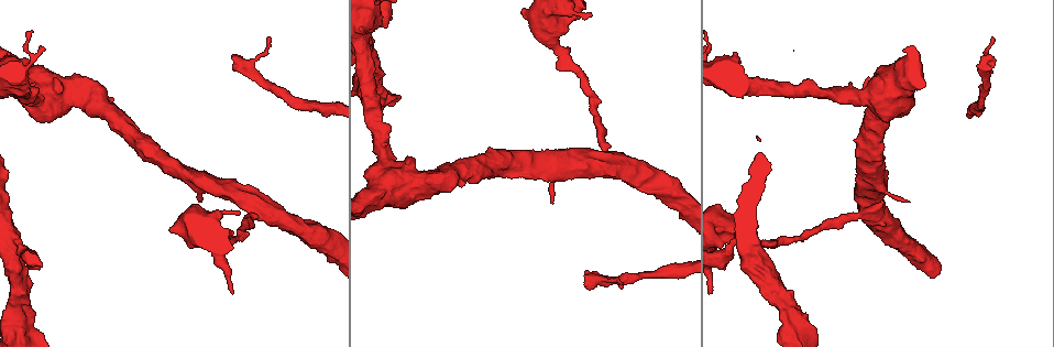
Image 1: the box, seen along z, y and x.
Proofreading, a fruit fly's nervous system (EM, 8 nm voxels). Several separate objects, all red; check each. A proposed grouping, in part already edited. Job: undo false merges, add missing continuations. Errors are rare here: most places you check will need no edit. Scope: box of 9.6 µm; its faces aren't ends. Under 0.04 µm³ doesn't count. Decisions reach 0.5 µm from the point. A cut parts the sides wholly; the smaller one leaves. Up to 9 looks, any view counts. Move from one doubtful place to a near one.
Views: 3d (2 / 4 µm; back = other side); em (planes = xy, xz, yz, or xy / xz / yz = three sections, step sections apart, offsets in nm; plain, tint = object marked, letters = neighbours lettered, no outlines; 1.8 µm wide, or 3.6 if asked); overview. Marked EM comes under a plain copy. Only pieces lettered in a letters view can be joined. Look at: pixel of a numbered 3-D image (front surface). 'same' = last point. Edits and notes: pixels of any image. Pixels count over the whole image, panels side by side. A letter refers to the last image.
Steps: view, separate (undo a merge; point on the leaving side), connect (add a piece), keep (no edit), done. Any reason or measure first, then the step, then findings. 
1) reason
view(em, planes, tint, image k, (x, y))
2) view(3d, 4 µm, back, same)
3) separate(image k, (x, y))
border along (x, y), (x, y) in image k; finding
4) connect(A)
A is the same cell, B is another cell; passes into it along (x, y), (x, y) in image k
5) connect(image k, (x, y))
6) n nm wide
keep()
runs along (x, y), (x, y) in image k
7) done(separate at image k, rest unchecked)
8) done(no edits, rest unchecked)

thin end
view(3d, 2 µm, image 1, (907, 199))

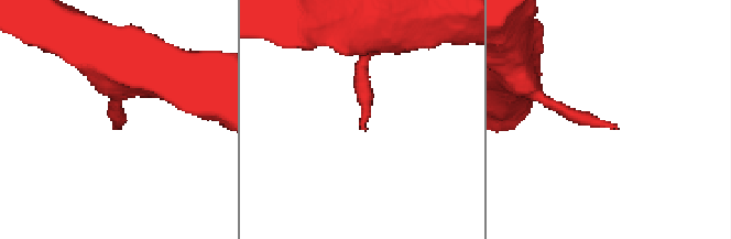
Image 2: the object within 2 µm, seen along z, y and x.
view(em, planes, letters, image 2, (363, 126))

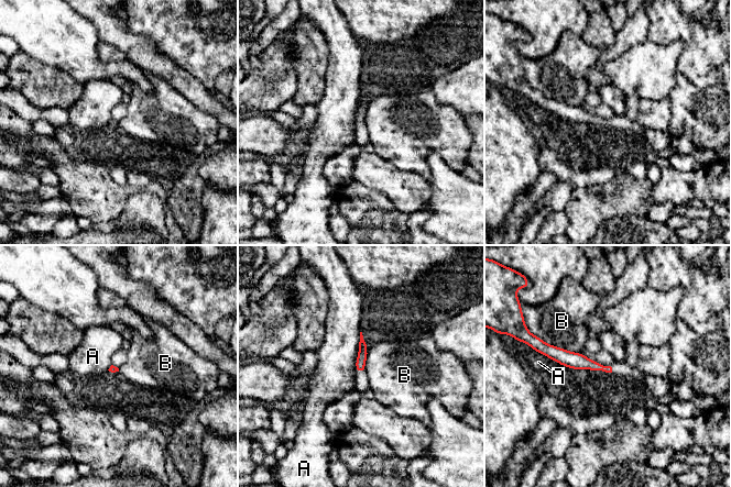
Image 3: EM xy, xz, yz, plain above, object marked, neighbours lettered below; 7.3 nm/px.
keep()
A and B are other cells; runs along (545, 349), (566, 358), (609, 369) in image 3; no lettered piece goes on from it

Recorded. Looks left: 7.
narrows sharply
view(em, 3.6 µm, planes, tint, image 1, (16, 240))

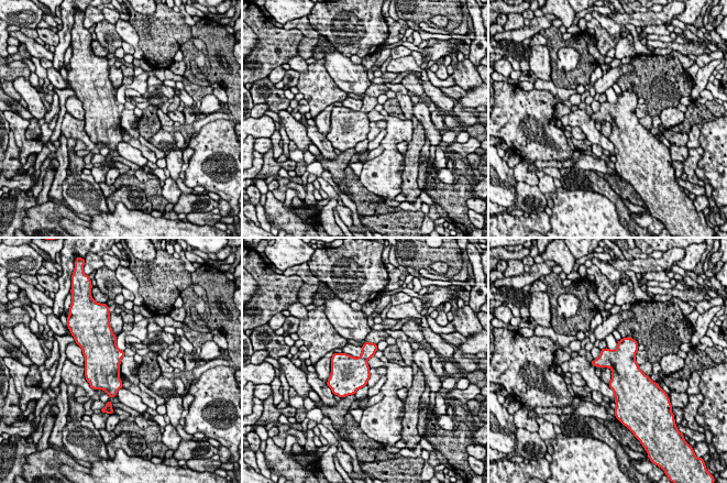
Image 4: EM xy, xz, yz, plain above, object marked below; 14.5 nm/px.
what lies round it
view(em, 3.6 µm, planes, letters, same)

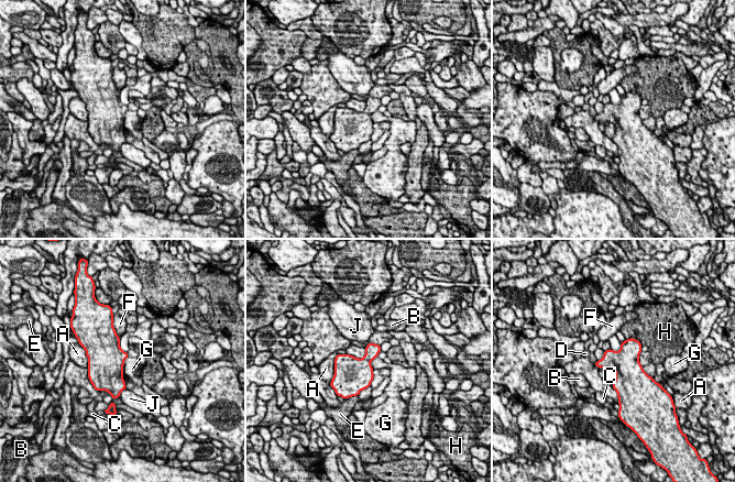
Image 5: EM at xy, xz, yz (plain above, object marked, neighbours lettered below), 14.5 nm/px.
keep()
A, B, C, D, E, F, G, H and J are other cells; border along (128, 355), (122, 373) in image 5; continuous, no second cell

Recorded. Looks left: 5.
thick turns thin
view(em, planes, letters, image 1, (898, 83))

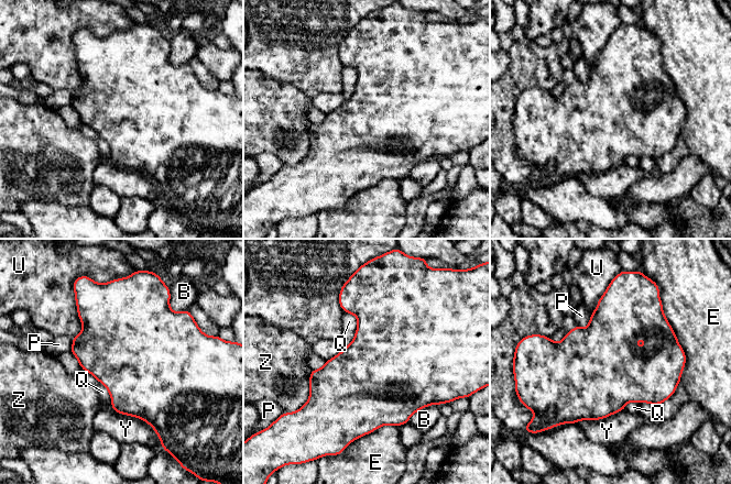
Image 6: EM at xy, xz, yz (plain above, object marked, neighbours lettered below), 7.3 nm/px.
E touches over 600 nm
keep()
B, E, P, Q, U, Y and Z are other cells; continuous, no second cell

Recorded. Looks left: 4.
branch stops here
view(3d, 4 µm, back, image 1, (590, 14))

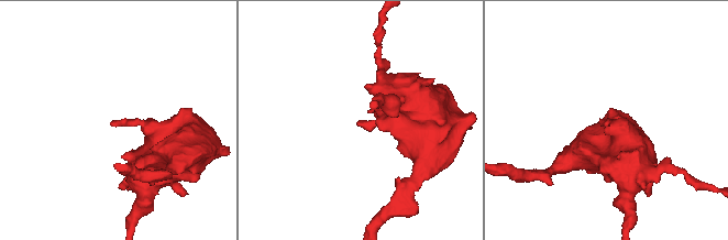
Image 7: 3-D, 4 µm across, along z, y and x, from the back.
need the tissue
view(em, yz, step 8, letters, image 7, (609, 121))

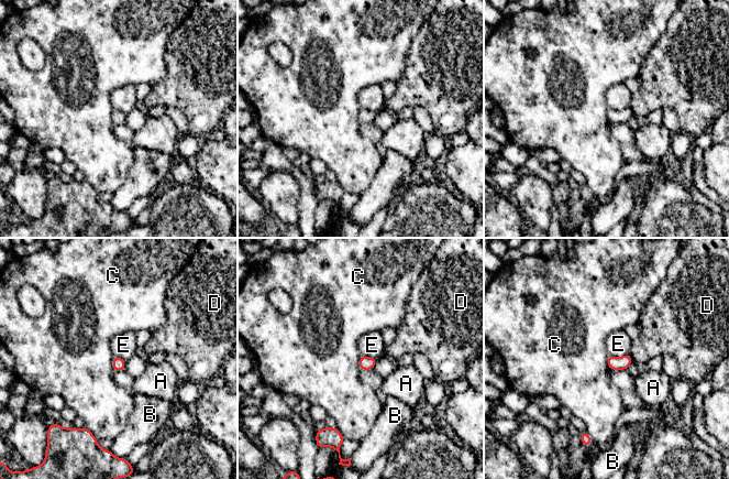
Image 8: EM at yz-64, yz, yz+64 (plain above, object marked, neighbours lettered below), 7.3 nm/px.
keep()
A, B, C, D and E are other cells; none of them fits

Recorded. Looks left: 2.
done(no edits, rest unchecked)

